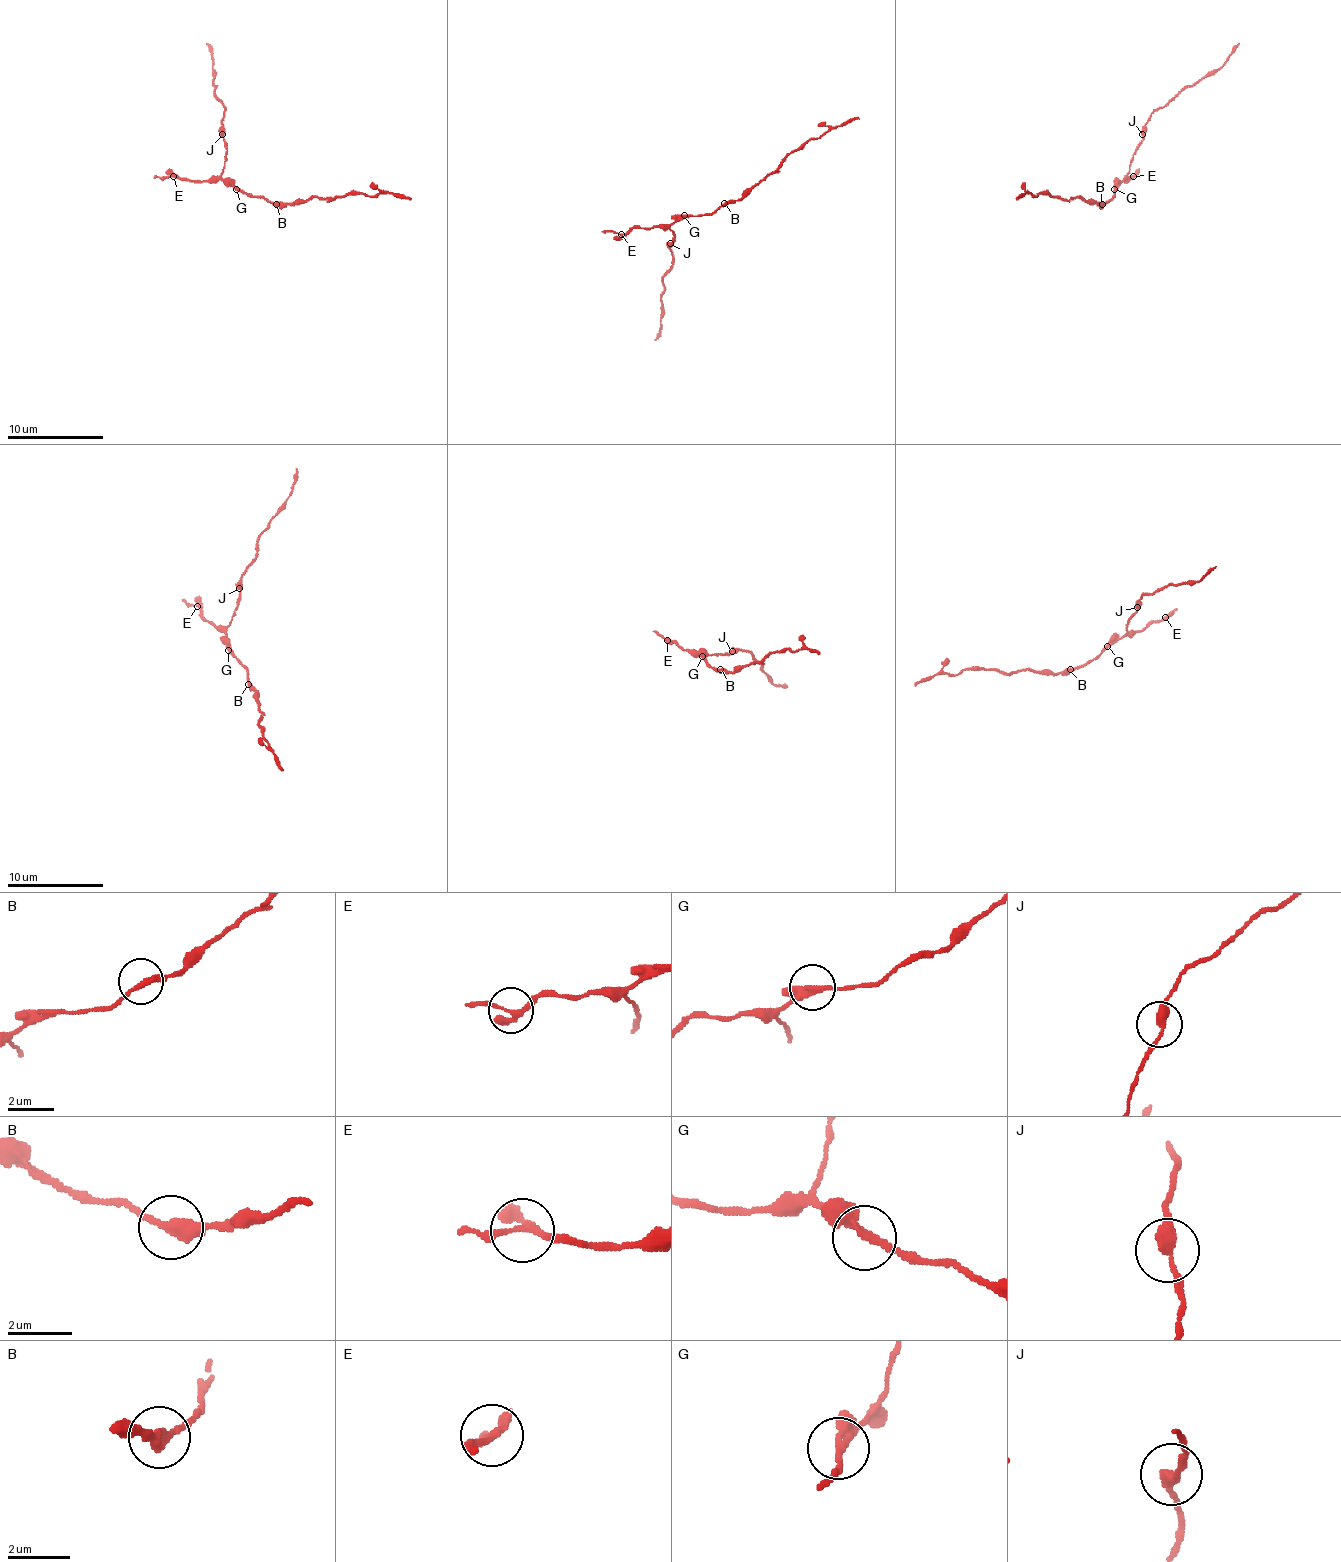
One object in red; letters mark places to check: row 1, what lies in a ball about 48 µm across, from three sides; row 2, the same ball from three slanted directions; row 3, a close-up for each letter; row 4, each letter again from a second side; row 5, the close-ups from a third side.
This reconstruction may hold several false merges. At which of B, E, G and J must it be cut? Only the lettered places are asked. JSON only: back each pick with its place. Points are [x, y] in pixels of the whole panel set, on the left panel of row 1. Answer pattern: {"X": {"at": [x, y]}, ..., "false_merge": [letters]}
{"false_merge": []}

